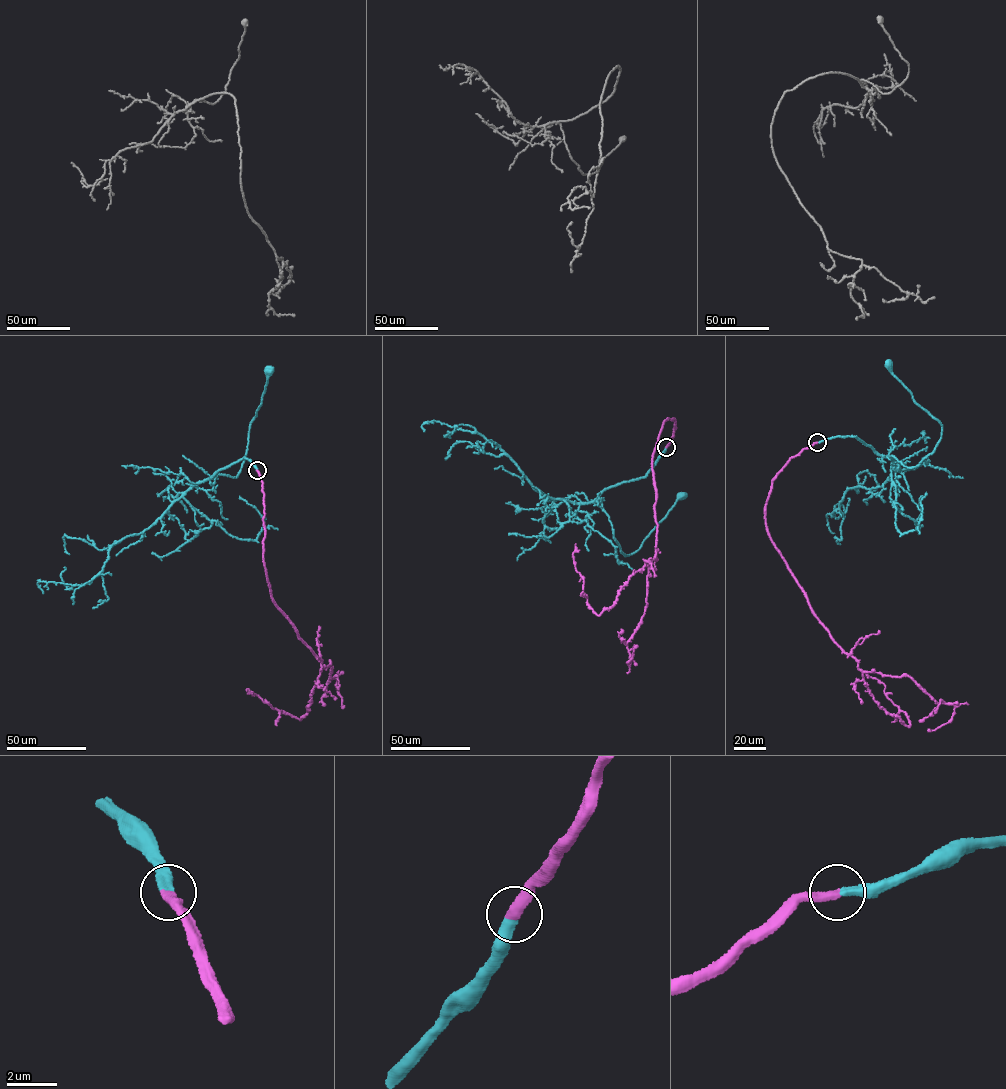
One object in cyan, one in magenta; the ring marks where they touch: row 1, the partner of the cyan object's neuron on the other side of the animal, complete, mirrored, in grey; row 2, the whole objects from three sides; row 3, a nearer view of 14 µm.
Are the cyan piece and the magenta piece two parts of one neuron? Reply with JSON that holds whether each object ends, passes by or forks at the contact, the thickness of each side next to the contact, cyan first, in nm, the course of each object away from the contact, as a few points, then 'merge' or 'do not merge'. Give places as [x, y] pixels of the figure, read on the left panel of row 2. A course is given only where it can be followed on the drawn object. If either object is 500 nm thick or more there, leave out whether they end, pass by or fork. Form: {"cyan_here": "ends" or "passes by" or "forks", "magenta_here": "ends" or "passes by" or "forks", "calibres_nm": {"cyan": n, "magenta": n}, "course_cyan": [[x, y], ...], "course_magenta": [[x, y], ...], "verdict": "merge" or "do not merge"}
{"cyan_here": "ends", "magenta_here": "ends", "calibres_nm": {"cyan": 380, "magenta": 440}, "course_cyan": [[257, 470], [245, 457], [208, 478], [238, 474], [250, 422], [261, 404], [267, 370]], "course_magenta": [[257, 470], [264, 496], [263, 563], [272, 601], [319, 658], [321, 669], [300, 719], [247, 691]], "verdict": "merge"}

